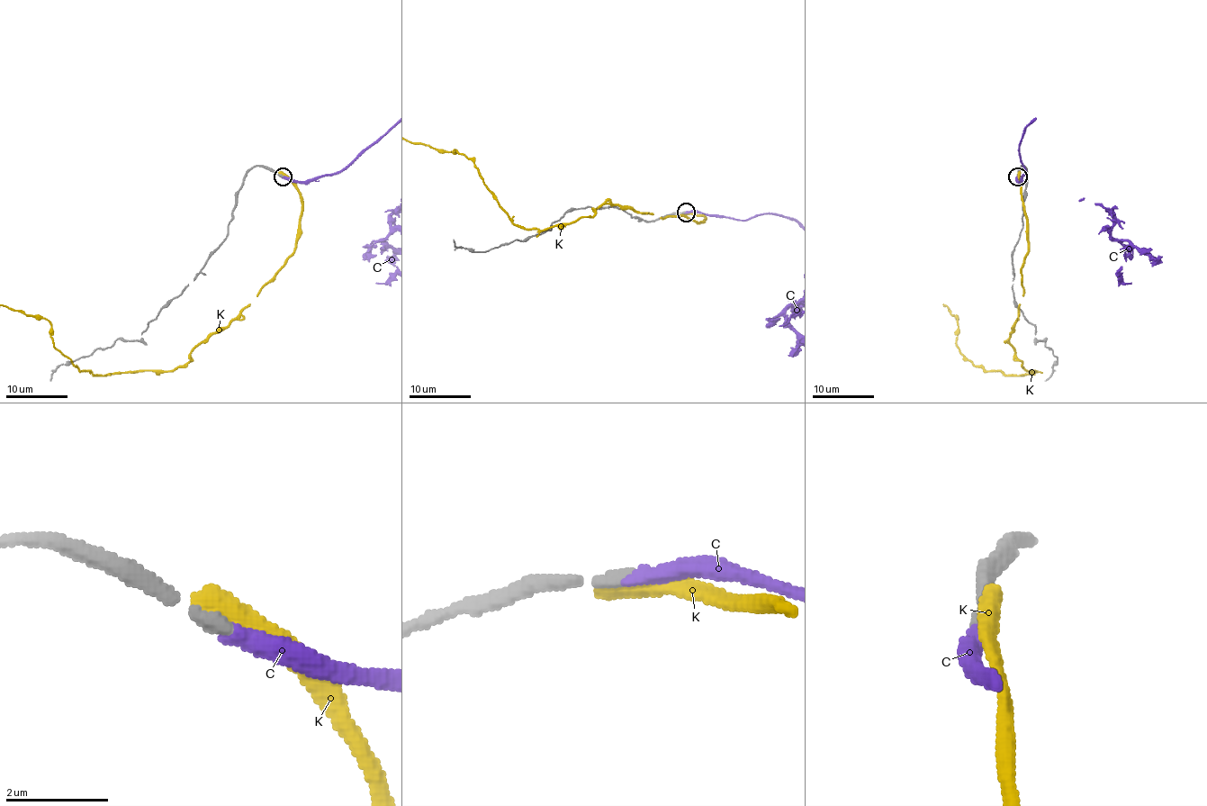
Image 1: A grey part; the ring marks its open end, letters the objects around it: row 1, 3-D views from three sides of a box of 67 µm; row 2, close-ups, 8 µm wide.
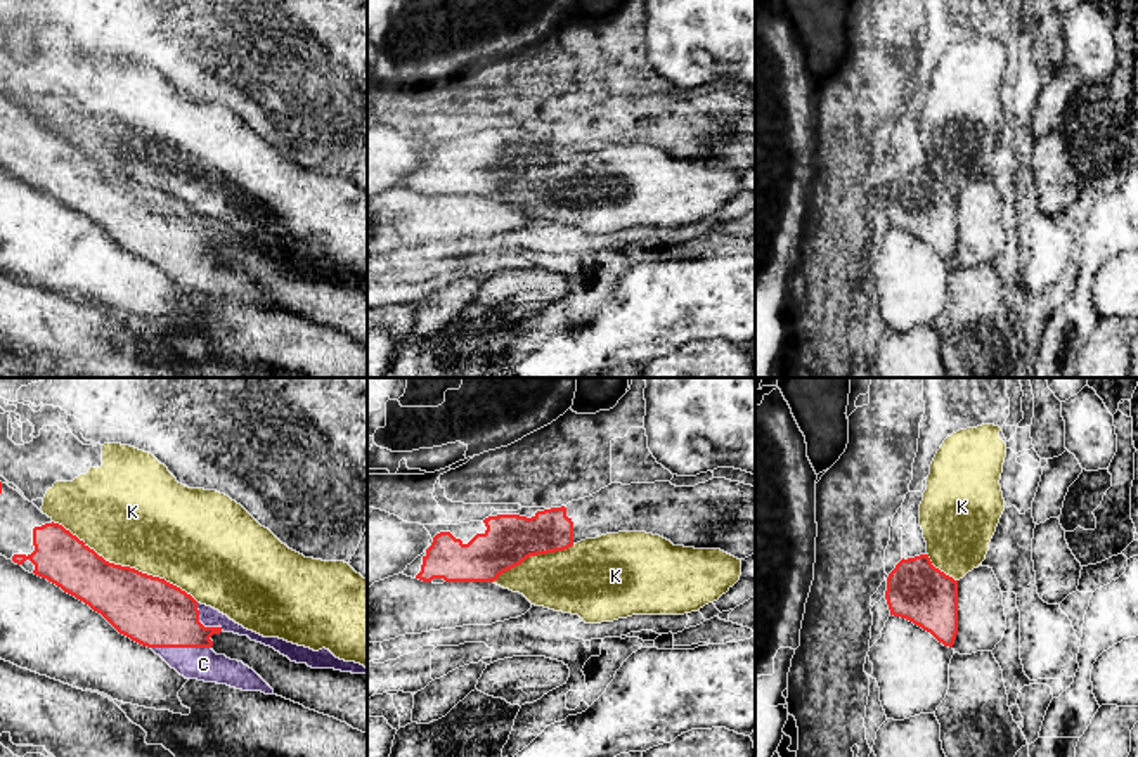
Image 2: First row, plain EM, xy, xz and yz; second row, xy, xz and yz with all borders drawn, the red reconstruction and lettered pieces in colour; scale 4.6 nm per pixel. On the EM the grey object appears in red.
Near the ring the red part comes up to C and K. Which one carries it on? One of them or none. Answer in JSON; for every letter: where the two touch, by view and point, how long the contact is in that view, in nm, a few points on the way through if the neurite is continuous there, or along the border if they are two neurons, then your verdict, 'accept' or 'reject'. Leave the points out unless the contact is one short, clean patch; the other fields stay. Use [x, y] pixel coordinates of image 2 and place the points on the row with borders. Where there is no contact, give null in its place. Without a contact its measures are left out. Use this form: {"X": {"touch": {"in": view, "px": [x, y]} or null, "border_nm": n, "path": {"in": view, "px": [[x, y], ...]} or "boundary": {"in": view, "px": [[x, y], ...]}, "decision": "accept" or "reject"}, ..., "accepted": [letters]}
{"C": {"touch": {"in": "xy", "px": [181, 647]}, "border_nm": 280, "decision": "accept"}, "K": {"touch": {"in": "xy", "px": [125, 567]}, "border_nm": 800, "decision": "reject"}, "accepted": ["C"]}

